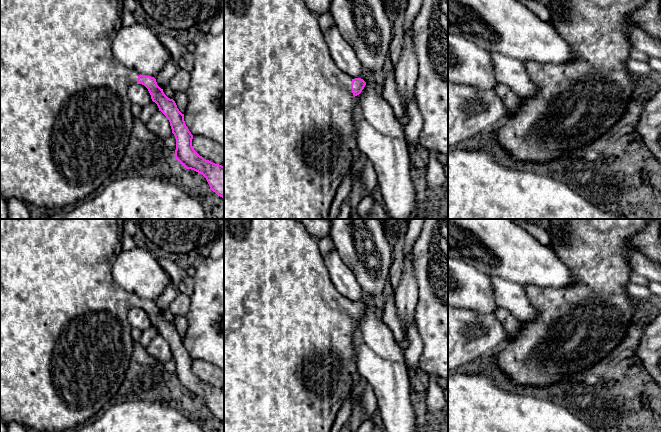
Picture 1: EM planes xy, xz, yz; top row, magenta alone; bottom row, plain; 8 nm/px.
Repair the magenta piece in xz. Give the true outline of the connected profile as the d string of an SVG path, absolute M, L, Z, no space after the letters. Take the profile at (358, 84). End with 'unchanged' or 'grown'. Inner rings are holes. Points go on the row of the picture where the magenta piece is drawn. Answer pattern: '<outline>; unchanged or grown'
M224 0L224 219L328 219L336 190L352 168L358 154L353 122L354 97L362 92L365 85L363 79L352 79L337 67L325 42L316 14L303 0Z; grown

